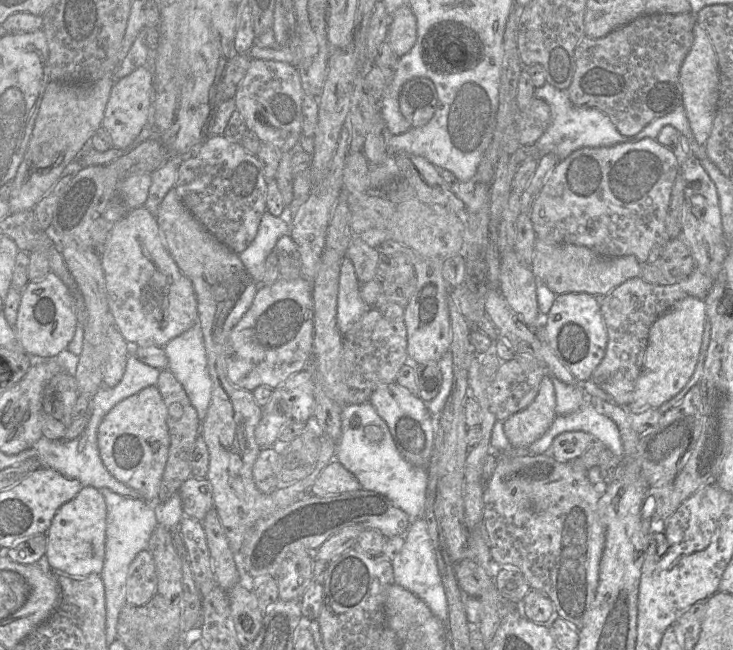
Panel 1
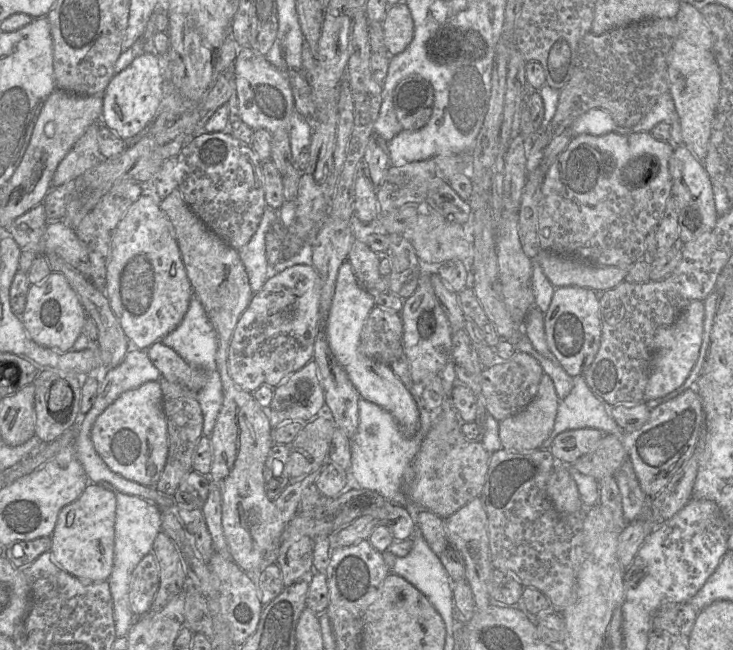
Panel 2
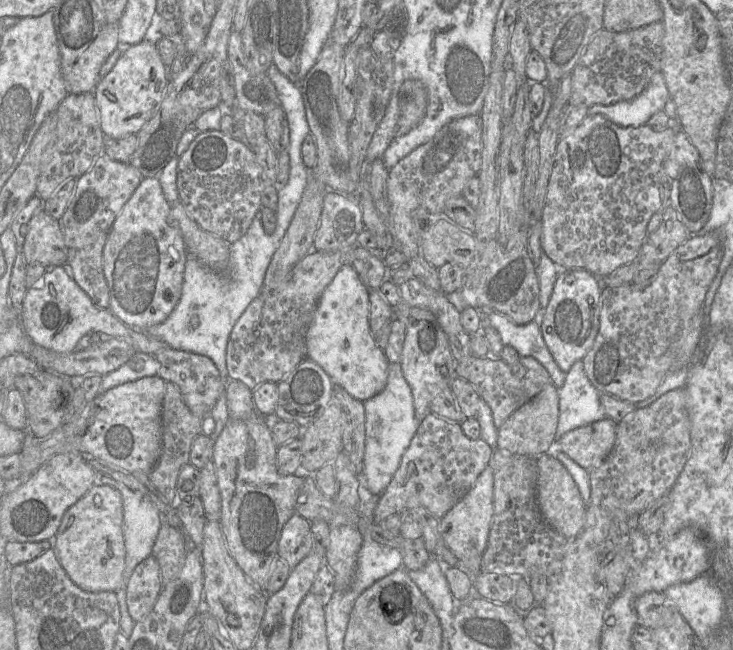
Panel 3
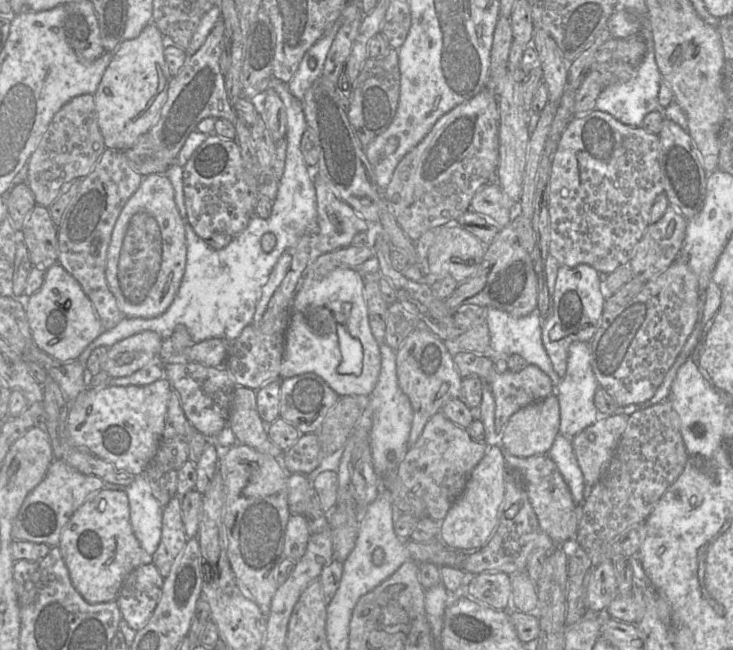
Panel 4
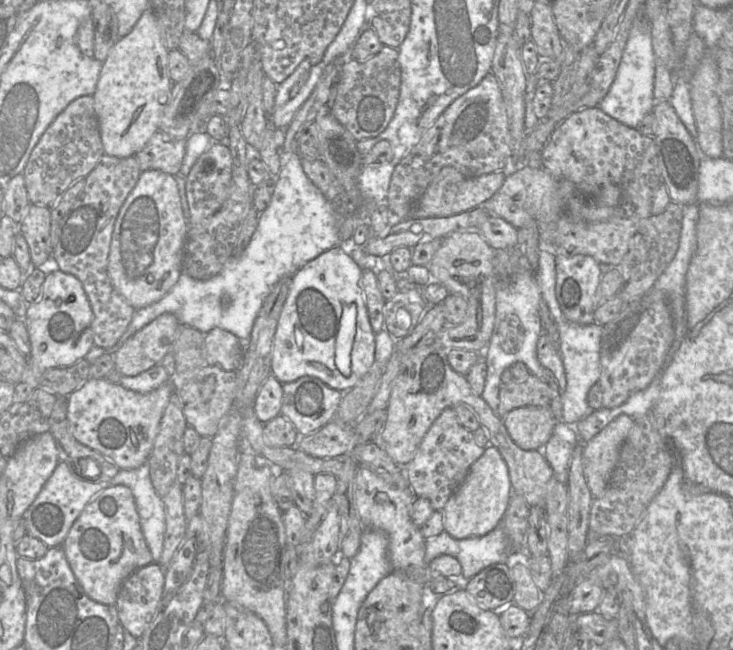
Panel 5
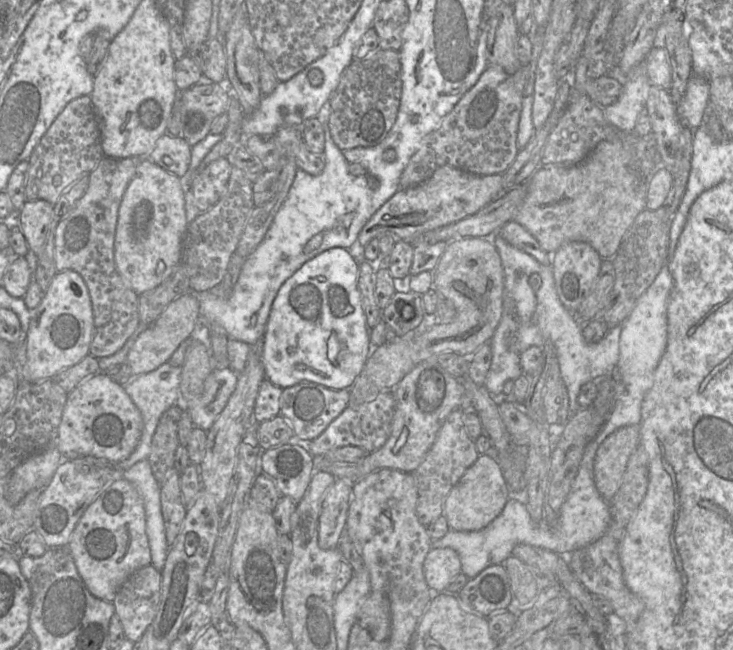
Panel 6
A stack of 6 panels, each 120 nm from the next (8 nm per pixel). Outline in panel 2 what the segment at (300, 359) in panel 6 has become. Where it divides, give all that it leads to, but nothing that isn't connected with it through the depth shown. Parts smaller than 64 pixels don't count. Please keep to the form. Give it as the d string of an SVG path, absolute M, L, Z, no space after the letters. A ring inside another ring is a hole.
M348 260L339 268L335 293L327 321L327 338L337 362L346 371L361 398L373 402L392 414L401 434L413 437L419 428L419 410L409 389L395 375L388 364L372 360L359 350L360 336L370 311L376 305L375 293L364 289L358 282Z

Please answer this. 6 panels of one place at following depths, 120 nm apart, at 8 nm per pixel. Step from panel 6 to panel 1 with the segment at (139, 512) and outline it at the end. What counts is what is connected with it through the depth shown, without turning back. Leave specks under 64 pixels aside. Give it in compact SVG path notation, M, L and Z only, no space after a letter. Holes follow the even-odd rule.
M83 486L77 495L63 504L54 515L47 535L46 564L56 573L88 576L101 573L105 559L107 506L101 491Z

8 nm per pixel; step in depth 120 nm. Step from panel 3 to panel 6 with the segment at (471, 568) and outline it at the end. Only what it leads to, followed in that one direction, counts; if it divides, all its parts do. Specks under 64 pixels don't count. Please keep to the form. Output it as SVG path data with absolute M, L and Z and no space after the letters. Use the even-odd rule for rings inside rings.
M481 454L444 499L443 516L451 530L478 531L490 524L509 499L509 488L495 456Z

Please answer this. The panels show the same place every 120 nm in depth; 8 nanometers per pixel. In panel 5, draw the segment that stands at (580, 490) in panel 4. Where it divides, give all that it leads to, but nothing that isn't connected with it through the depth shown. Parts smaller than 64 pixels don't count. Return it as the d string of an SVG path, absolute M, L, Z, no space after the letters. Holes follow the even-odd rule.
M557 421L550 439L541 449L543 456L553 469L557 481L568 485L572 453L579 442L574 426Z

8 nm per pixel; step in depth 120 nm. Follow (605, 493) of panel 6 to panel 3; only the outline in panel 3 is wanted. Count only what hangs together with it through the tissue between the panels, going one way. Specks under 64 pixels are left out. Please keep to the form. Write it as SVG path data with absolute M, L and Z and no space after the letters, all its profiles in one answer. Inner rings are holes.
M607 417L569 431L555 442L556 448L589 472L600 466L612 451L617 424Z

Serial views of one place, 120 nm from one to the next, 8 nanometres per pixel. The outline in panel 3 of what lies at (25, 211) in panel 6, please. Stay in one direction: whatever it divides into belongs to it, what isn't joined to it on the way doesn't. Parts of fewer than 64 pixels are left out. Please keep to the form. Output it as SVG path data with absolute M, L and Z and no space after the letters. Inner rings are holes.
M44 209L36 212L28 224L28 232L21 248L26 263L39 263L46 268L64 266L68 251L60 228L60 221Z

